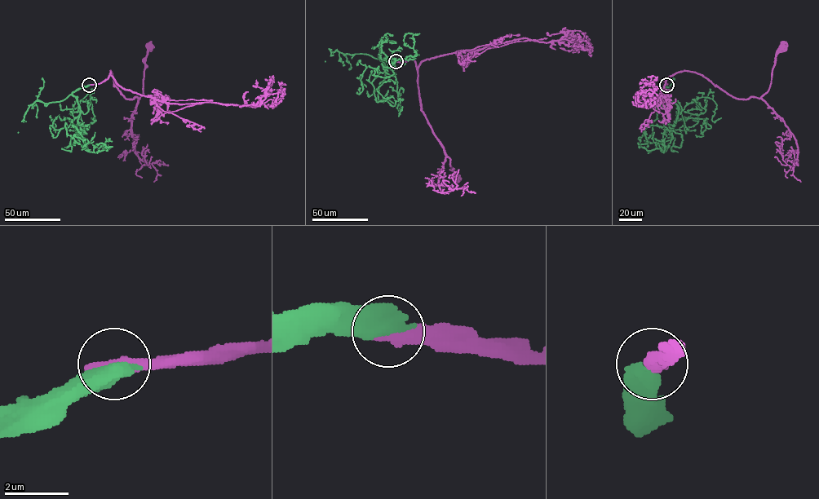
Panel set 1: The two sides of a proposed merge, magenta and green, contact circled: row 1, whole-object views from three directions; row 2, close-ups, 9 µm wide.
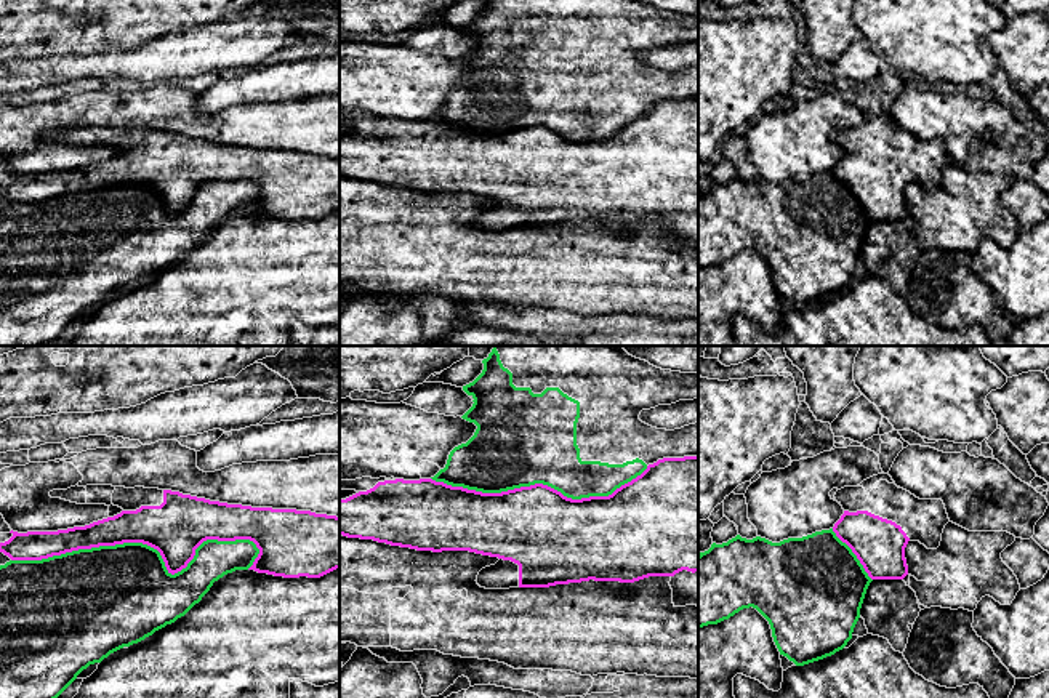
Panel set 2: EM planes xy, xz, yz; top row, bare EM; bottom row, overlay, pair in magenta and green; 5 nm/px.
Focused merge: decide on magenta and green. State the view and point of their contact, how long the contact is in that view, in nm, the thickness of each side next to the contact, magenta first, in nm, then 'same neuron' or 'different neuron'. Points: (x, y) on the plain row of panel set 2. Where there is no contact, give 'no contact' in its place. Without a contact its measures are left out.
xy (143, 184) | 1250 nm | 280/460 nm | different neuron

